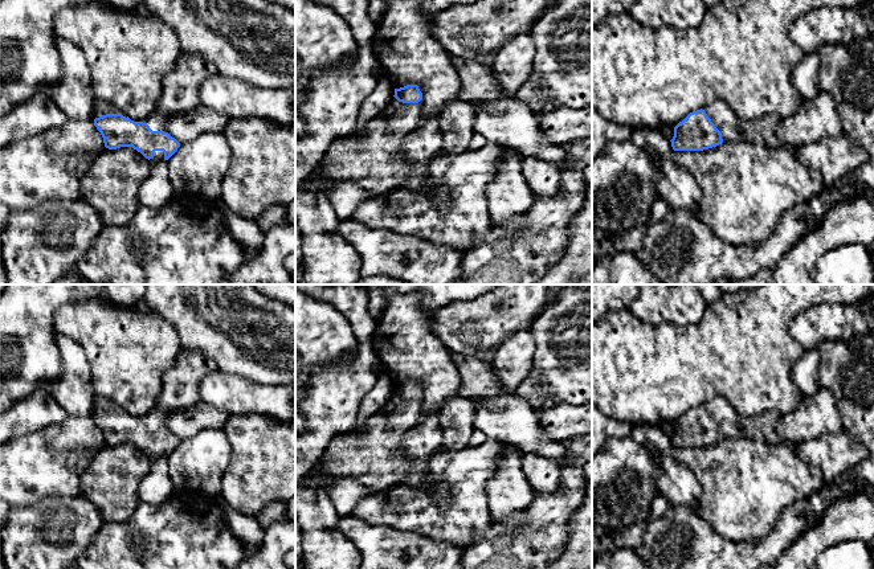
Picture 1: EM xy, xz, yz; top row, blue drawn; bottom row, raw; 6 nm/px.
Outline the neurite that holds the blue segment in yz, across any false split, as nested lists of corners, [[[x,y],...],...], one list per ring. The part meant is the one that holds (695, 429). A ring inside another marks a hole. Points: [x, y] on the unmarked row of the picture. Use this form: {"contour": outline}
{"contour": [[[716,397],[679,418],[670,438],[674,447],[703,447],[743,435],[776,446],[781,442],[776,431],[780,418],[779,413],[764,413],[742,419],[727,398]]]}

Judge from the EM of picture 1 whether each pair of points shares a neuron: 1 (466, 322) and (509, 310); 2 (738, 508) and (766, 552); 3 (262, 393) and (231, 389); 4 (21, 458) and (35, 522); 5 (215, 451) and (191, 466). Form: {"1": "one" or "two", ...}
{"1": "one", "2": "two", "3": "one", "4": "two", "5": "one"}

